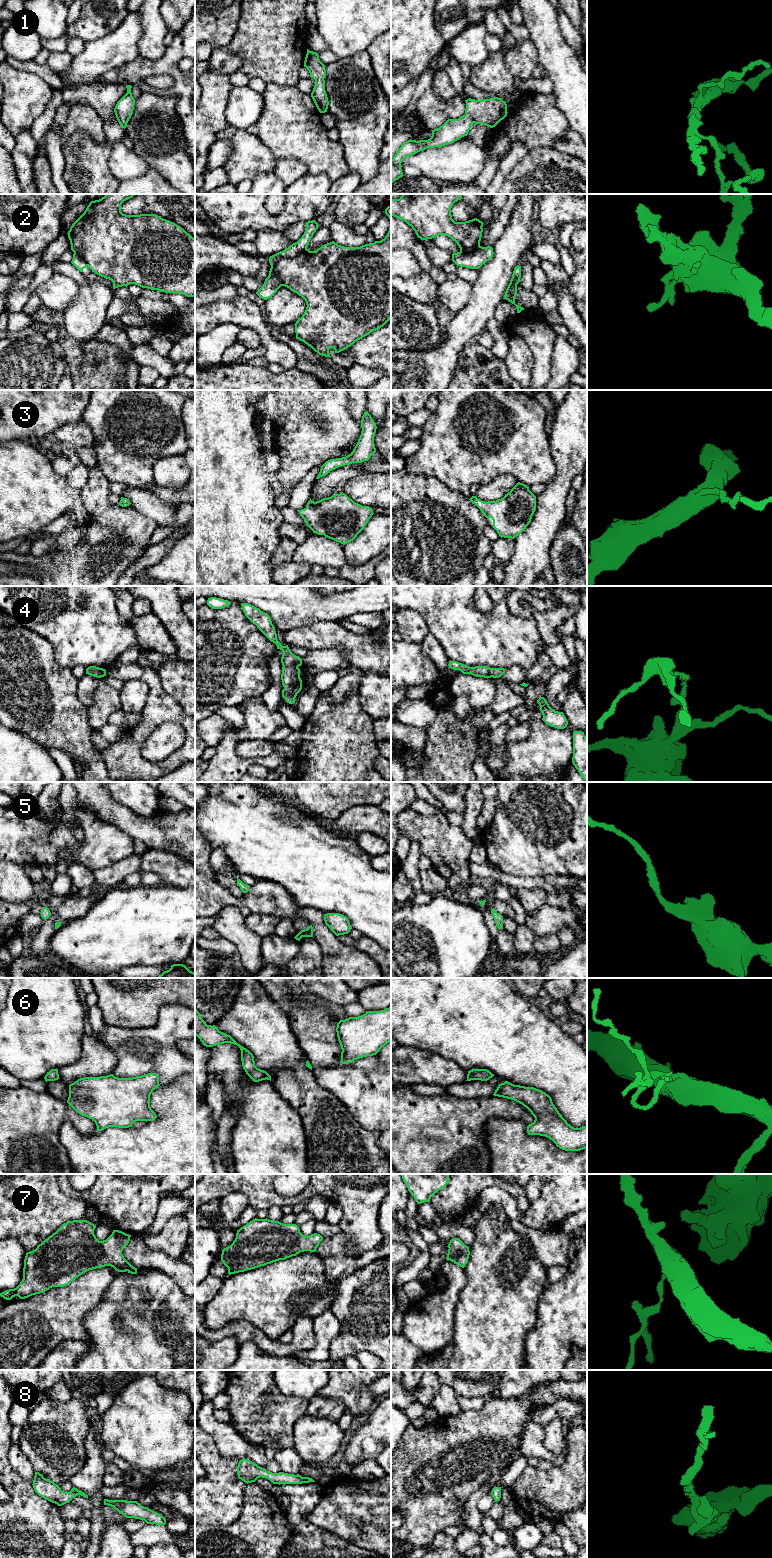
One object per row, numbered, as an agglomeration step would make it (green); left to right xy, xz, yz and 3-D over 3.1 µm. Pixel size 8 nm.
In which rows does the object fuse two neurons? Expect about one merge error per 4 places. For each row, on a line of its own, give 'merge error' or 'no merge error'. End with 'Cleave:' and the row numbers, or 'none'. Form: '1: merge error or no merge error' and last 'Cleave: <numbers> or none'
1: no merge error
2: no merge error
3: no merge error
4: no merge error
5: no merge error
6: no merge error
7: no merge error
8: no merge error
Cleave: none

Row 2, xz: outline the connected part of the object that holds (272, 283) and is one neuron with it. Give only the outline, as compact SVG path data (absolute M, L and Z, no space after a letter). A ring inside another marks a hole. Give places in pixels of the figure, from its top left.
M391 205L385 209L390 228L384 239L360 247L344 247L334 241L316 251L307 247L319 225L315 220L306 222L302 237L288 248L269 257L269 275L256 294L264 300L274 296L281 286L297 293L306 302L306 310L295 325L296 339L310 346L319 355L331 357L329 349L339 353L356 341L383 327L391 319Z

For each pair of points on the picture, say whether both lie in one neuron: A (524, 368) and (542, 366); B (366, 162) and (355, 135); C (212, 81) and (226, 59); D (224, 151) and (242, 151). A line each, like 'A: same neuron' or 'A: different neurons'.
A: different neurons
B: same neuron
C: different neurons
D: different neurons

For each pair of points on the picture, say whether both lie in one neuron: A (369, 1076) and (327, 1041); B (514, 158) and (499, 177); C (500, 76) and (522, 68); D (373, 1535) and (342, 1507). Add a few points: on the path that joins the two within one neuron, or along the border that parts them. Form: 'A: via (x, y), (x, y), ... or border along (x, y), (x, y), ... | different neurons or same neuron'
A: via (355, 1076), (348, 1076), (327, 1055) | same neuron
B: via (509, 163), (502, 172) | same neuron
C: border along (504, 54), (505, 67), (514, 78) | different neurons
D: via (370, 1526), (355, 1510), (351, 1509) | same neuron

